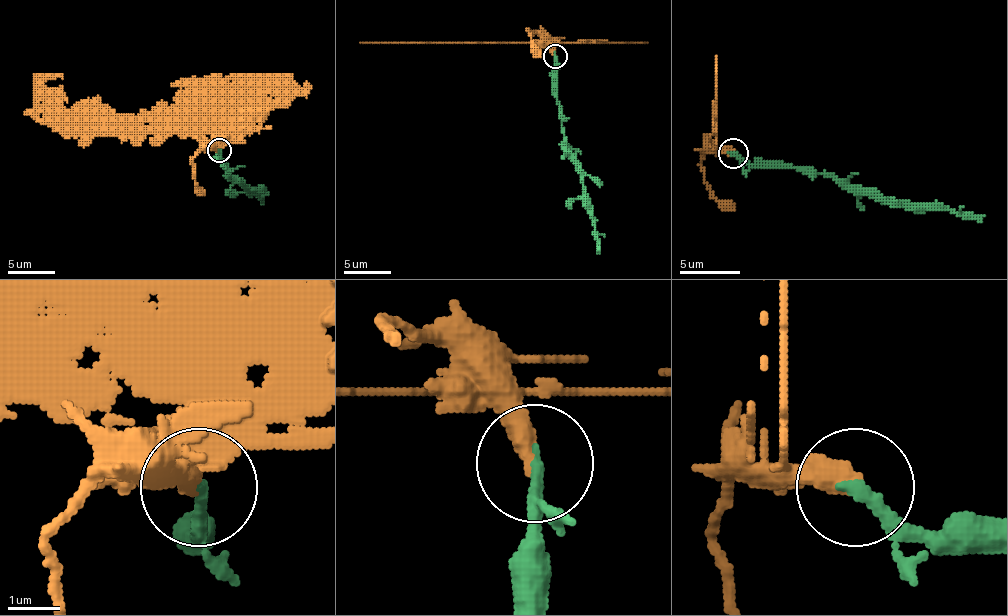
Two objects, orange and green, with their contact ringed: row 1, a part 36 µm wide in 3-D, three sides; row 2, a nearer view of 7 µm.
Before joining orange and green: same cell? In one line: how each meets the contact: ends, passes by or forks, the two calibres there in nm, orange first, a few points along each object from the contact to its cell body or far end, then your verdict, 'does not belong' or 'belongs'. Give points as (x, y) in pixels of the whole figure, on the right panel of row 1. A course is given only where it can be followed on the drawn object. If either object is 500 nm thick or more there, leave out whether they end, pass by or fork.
orange ends | green ends | 480/280 nm | orange via (734, 152), (713, 143), (716, 131), (716, 56) | green via (734, 152), (752, 164), (791, 164), (849, 182), (885, 201), (984, 216) | does not belong

